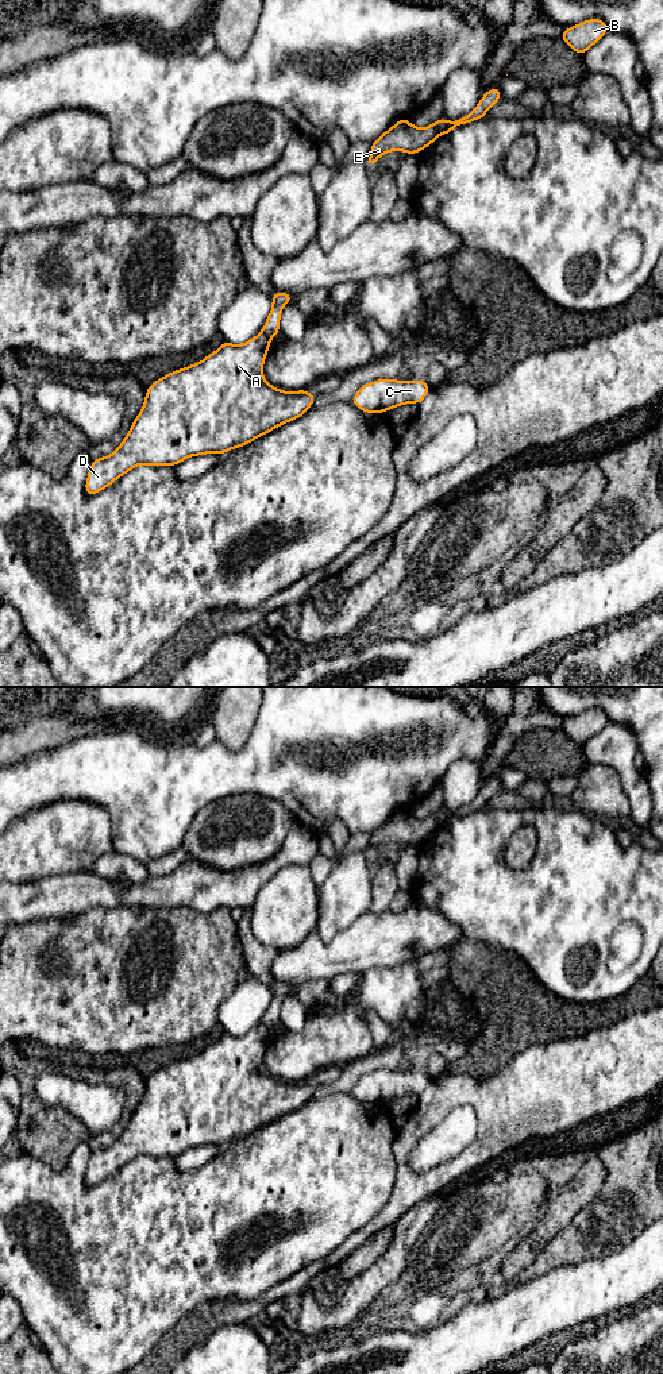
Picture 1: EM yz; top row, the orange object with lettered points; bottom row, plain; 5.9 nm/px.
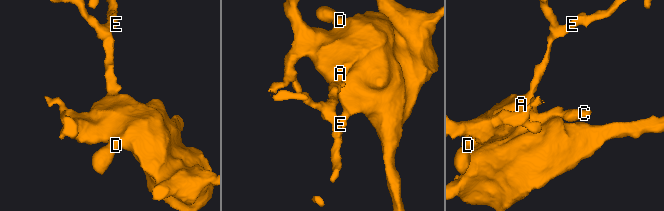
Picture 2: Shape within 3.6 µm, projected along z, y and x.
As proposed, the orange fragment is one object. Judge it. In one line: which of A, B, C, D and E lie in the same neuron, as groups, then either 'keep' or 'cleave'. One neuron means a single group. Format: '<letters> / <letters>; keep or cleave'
A C D / B E; cleave

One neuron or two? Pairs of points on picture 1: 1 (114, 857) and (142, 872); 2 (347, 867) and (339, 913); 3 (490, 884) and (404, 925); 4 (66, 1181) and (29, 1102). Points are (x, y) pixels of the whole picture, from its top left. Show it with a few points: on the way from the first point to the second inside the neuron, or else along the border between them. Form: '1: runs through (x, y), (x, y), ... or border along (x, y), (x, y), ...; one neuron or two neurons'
1: runs through (120, 864), (135, 871); one neuron
2: runs through (347, 877), (347, 891), (340, 902); one neuron
3: border along (412, 892), (428, 907), (435, 907), (462, 929); two neurons
4: border along (80, 1143), (58, 1170), (33, 1156); two neurons

